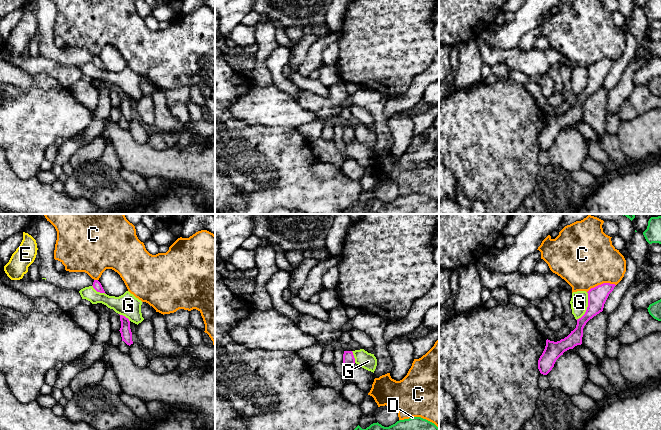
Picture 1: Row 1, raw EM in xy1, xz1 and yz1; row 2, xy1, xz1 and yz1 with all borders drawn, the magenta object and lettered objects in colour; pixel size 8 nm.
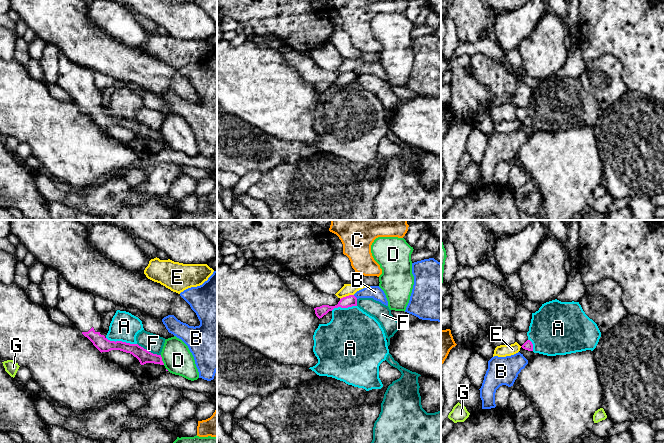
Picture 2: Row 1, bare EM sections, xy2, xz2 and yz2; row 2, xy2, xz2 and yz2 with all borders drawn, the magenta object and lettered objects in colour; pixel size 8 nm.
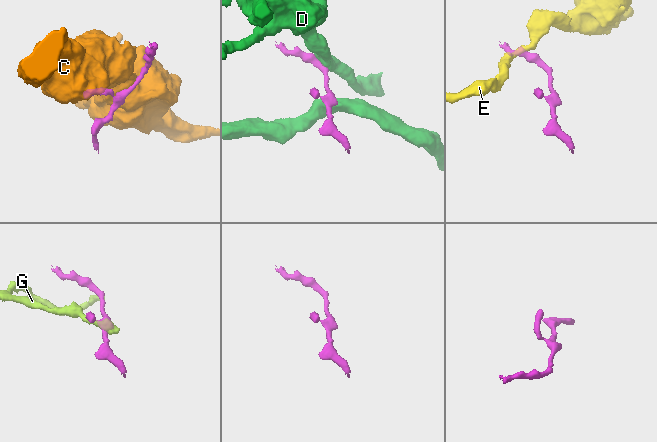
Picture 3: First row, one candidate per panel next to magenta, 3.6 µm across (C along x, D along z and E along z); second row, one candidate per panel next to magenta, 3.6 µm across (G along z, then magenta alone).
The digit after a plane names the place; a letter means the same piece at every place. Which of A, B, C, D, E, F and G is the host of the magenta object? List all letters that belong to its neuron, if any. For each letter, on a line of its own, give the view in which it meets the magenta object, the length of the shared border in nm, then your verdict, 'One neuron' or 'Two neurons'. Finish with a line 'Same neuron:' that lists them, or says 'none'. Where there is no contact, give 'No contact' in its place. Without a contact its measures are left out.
A: Touches magenta in xy2. Shared border 260 nm. Two neurons
B: Touches magenta in xz2. Shared border 50 nm. Two neurons
C: Touches magenta in yz1. Shared border 240 nm. Two neurons
D: Touches magenta in xy2. Shared border 90 nm. Two neurons
E: Touches magenta in xz2. Shared border 120 nm. Two neurons
F: Touches magenta in xy2. Shared border 220 nm. Two neurons
G: Touches magenta in yz1. Shared border 240 nm. Two neurons
Same neuron: none

